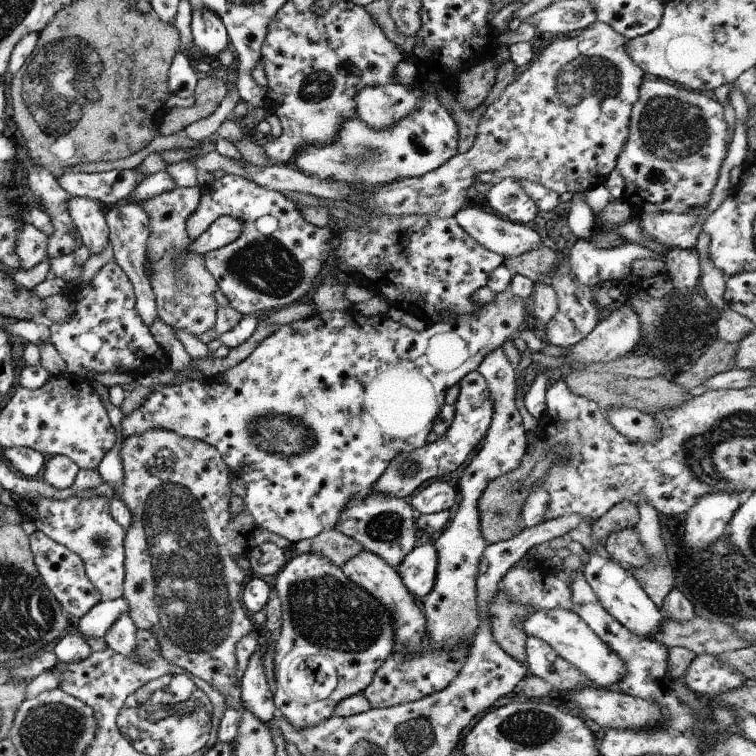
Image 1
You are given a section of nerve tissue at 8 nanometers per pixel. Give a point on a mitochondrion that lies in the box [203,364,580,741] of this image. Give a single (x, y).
(326, 611)

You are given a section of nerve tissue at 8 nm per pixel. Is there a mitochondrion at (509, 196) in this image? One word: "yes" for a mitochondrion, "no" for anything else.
yes

